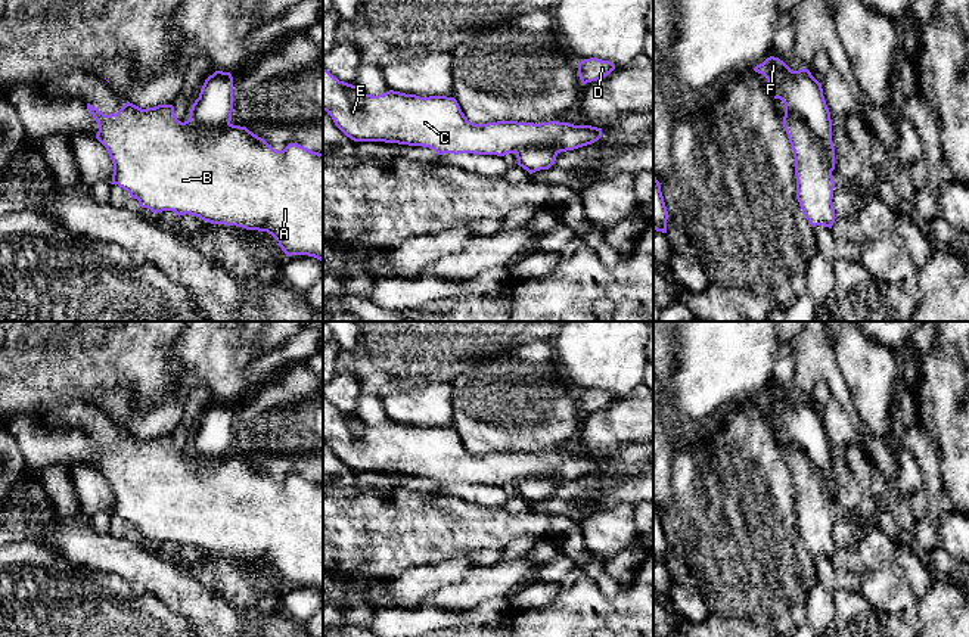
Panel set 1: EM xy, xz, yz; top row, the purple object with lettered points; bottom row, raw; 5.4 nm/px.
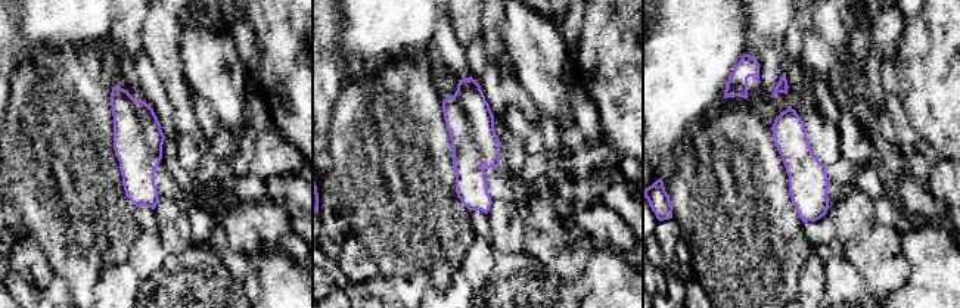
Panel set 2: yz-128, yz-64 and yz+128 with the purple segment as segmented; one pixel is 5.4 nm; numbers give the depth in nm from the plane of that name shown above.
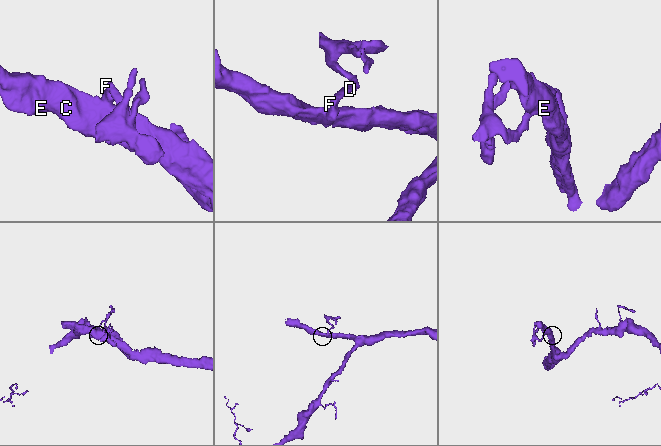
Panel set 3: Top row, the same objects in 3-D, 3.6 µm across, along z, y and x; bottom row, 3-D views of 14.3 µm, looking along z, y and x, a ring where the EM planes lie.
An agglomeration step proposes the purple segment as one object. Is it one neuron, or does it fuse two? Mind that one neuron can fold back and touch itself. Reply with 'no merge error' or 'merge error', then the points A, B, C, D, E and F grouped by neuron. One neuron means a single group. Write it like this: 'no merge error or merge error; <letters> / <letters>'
merge error; A B C E / D F

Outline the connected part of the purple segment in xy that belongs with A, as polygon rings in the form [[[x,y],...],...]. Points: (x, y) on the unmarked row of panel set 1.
[[[127,431],[111,445],[90,434],[87,439],[99,456],[96,469],[114,494],[111,515],[127,521],[142,538],[267,562],[286,587],[308,585],[323,593],[323,484],[298,473],[276,481],[246,457],[233,454],[198,462],[189,450],[177,450],[173,435],[142,439]]]

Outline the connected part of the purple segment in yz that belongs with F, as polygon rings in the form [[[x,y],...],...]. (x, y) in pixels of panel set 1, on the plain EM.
[[[774,386],[767,388],[754,401],[767,408],[774,429],[780,429],[785,434],[785,444],[801,447],[810,457],[833,501],[832,450],[822,413],[808,400],[792,401],[783,391]]]

